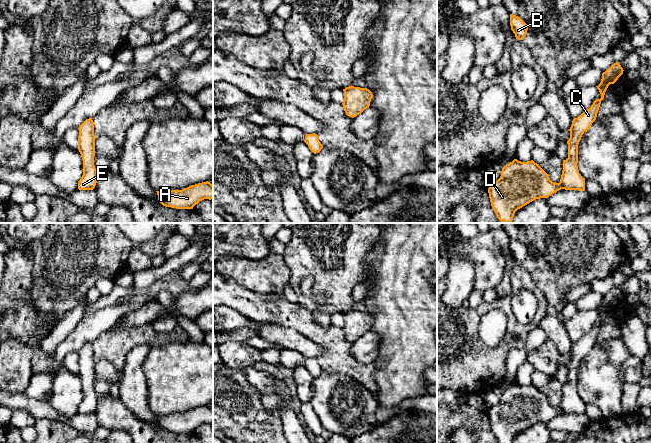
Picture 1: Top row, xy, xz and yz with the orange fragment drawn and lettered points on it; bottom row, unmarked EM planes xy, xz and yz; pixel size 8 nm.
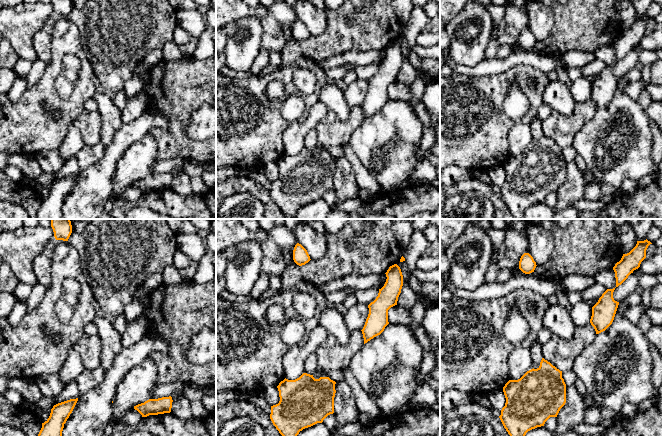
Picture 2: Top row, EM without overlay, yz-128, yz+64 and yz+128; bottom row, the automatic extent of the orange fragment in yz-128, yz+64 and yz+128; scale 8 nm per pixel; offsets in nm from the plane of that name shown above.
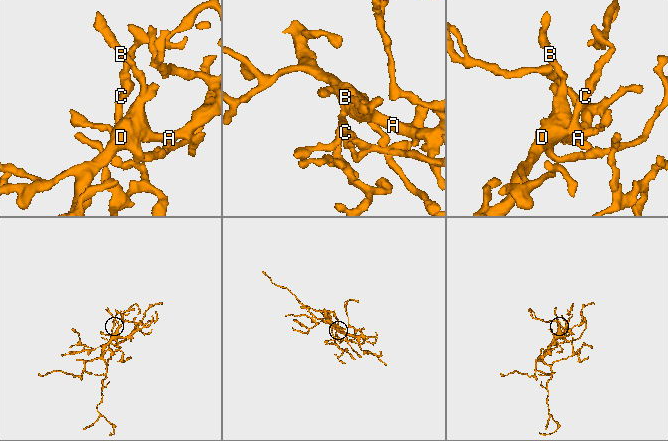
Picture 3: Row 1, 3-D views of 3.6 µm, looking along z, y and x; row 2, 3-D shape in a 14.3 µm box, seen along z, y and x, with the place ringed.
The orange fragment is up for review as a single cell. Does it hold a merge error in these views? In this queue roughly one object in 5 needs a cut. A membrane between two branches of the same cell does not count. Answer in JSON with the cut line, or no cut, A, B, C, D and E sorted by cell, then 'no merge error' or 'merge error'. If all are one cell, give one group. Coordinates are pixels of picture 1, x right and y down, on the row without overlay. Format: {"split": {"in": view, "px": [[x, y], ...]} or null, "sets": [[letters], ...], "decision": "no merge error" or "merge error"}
{"split": null, "sets": [["A", "B", "C", "D", "E"]], "decision": "no merge error"}

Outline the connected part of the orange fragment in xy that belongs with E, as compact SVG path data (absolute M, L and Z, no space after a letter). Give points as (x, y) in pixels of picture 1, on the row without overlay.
M92 342L86 343L78 354L78 374L83 384L83 399L78 406L78 413L93 414L97 407L98 397L94 389L96 361Z

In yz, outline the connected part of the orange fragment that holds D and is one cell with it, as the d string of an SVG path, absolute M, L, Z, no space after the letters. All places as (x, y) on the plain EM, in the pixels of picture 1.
M616 286L602 297L597 311L601 318L591 331L574 342L569 353L568 382L563 384L563 394L559 407L549 403L548 398L533 384L521 386L514 383L506 388L500 402L488 412L491 430L498 443L513 443L515 436L530 426L548 422L561 413L585 415L585 402L578 394L578 368L582 359L596 344L597 337L610 308L614 308L623 298L623 292Z

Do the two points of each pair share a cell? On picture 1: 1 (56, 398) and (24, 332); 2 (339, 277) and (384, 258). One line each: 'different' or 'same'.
1: different
2: different

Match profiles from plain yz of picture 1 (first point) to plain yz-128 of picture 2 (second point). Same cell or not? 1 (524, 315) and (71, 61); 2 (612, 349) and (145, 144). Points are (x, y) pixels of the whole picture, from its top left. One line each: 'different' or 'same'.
1: same
2: same

